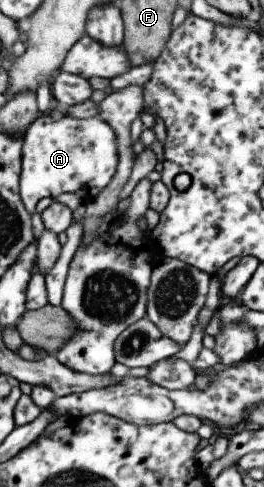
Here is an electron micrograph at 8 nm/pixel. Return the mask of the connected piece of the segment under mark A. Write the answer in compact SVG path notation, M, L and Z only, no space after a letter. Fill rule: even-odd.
M44 114L38 117L28 128L27 134L25 136L24 146L23 146L23 174L21 176L21 189L20 194L24 204L27 205L27 209L34 214L36 212L36 206L42 198L58 198L60 194L64 192L73 192L77 195L82 195L86 201L92 201L96 198L100 191L110 182L112 175L115 173L115 168L117 165L117 146L115 141L115 134L113 130L105 123L100 120L100 118L92 117L89 119L77 119L70 116L65 116L60 120L52 120L48 114Z

